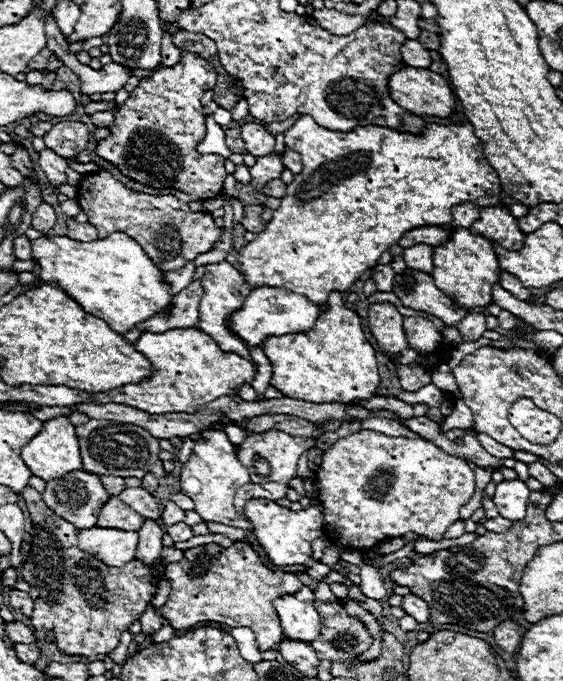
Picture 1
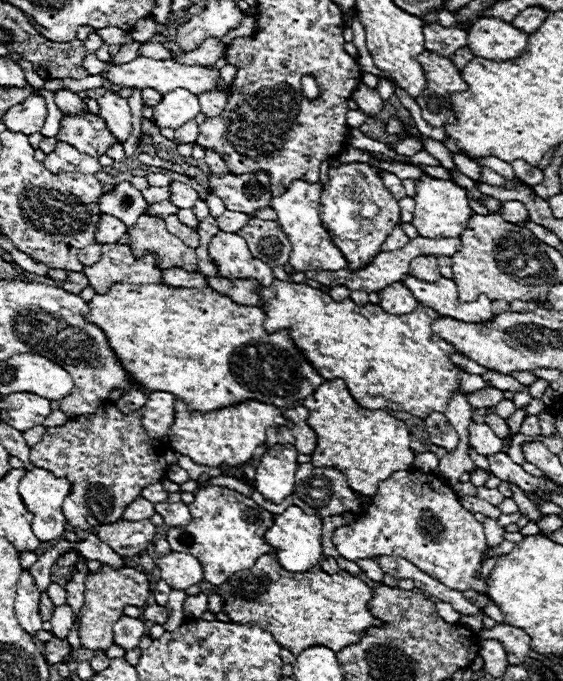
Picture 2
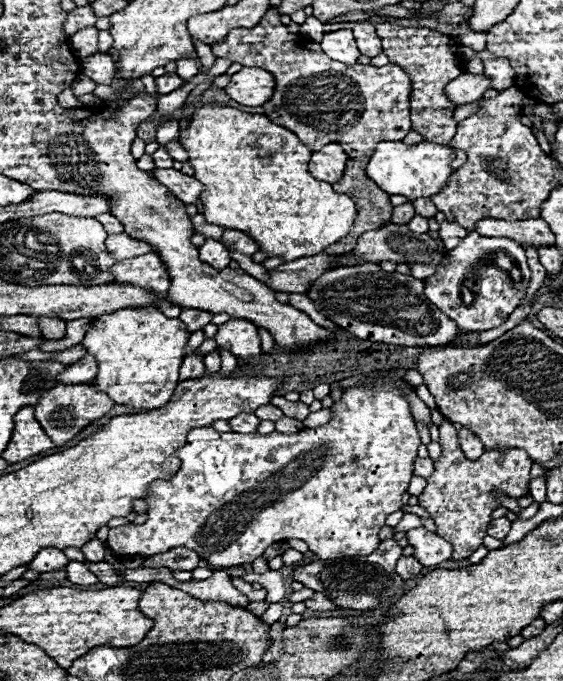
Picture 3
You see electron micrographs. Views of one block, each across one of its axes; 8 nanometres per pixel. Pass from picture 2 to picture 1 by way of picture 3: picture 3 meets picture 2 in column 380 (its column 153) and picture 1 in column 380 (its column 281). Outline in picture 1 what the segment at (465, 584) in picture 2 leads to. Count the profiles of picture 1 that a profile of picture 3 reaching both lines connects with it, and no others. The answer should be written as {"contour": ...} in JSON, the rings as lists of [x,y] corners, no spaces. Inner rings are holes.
{"contour":[[[360,430],[346,438],[340,438],[332,448],[322,454],[322,464],[316,470],[316,482],[320,484],[318,502],[326,520],[326,536],[350,550],[370,550],[382,540],[398,538],[408,532],[420,534],[428,540],[442,540],[448,526],[460,520],[460,508],[474,494],[474,472],[460,458],[442,452],[438,446],[426,440],[394,438],[374,430]]]}

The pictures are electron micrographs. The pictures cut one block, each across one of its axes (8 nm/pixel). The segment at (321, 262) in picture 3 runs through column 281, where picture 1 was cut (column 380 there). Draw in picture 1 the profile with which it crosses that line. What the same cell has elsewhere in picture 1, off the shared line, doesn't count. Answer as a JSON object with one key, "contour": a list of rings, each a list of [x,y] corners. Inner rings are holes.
{"contour":[[[376,266],[372,272],[370,272],[372,280],[376,282],[376,288],[378,292],[392,292],[392,286],[394,286],[394,278],[396,278],[396,272],[390,268],[390,266]]]}

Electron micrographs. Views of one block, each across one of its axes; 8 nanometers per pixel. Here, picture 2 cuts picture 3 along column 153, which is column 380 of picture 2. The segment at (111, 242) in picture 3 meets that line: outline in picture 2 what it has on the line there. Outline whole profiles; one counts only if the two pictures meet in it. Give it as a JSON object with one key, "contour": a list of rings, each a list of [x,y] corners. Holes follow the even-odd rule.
{"contour":[[[396,226],[394,230],[392,230],[392,234],[384,240],[384,244],[380,246],[380,250],[382,252],[392,252],[392,250],[398,250],[398,248],[402,248],[404,244],[408,244],[408,236],[402,232],[402,228],[400,226]]]}

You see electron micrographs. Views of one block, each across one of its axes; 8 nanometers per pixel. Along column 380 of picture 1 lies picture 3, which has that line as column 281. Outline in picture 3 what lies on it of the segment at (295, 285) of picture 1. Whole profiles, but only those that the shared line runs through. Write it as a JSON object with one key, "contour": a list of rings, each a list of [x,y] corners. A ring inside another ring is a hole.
{"contour":[[[214,102],[202,104],[192,114],[190,124],[180,130],[178,142],[188,150],[188,162],[196,172],[194,178],[204,184],[200,200],[204,202],[206,222],[248,232],[262,252],[282,256],[284,262],[290,262],[302,256],[314,256],[350,232],[356,216],[354,202],[346,194],[334,192],[328,182],[314,180],[308,174],[312,150],[306,148],[290,130],[272,124],[266,116],[218,106]]]}

